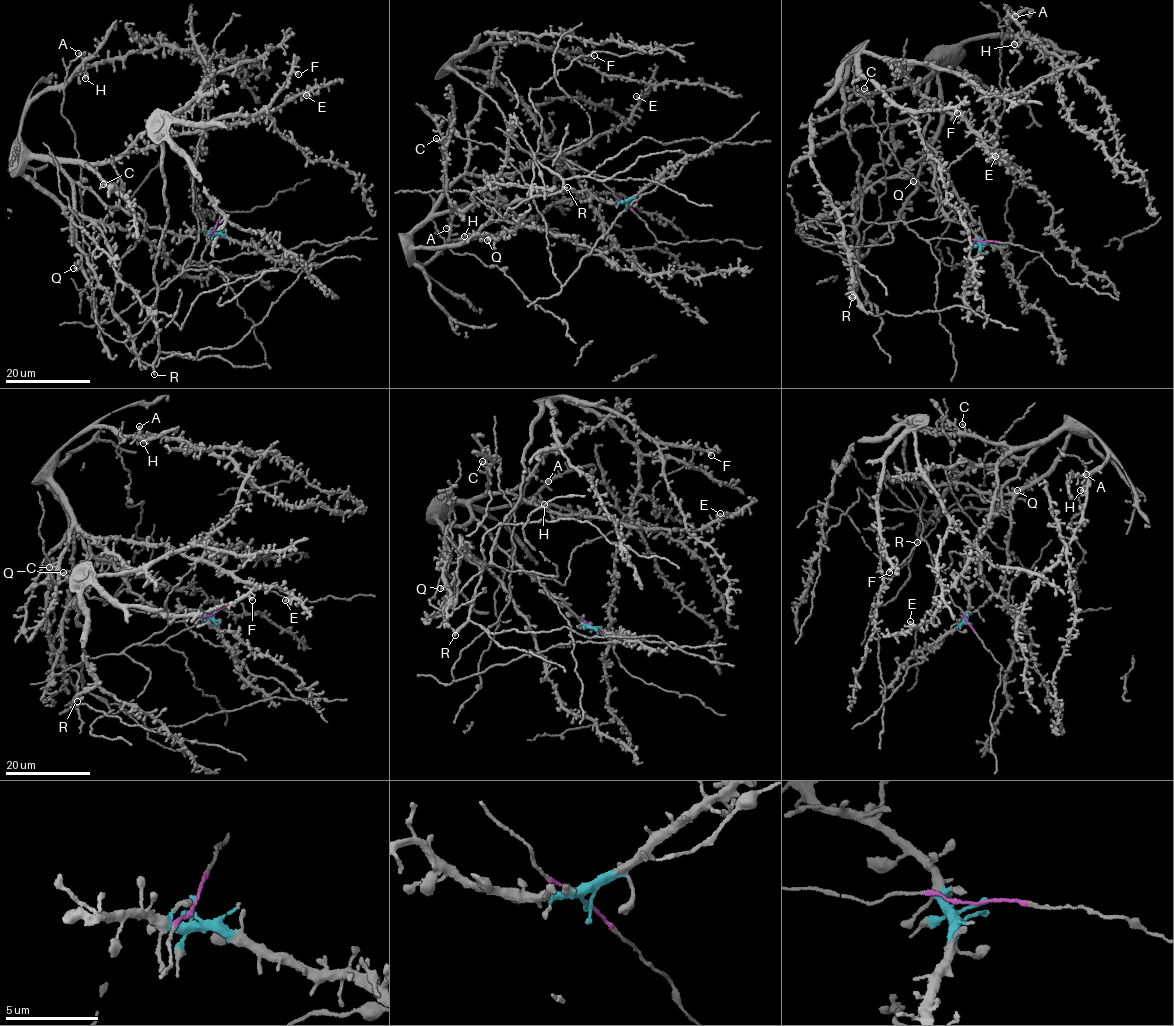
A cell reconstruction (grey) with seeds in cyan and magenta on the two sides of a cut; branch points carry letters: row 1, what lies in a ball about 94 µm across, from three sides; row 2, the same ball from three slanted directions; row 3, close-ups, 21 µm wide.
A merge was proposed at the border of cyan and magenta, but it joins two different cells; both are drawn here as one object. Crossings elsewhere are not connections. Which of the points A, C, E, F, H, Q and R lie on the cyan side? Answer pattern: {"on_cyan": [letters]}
{"on_cyan": ["A", "C", "E", "H", "Q"]}

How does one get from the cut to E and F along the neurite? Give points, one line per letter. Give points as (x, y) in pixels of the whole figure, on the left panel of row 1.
E: (215, 228), (179, 237), (150, 228), (105, 204), (60, 163), (117, 158), (167, 137), (264, 116), (306, 95)
F: (215, 228), (199, 263), (185, 262), (160, 289), (162, 140), (172, 122), (267, 109), (298, 74)

